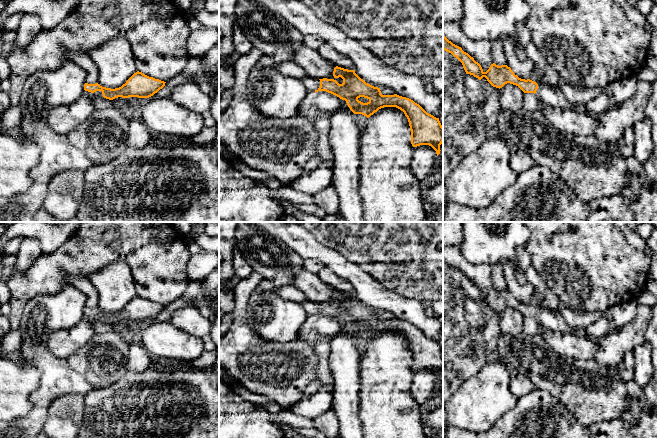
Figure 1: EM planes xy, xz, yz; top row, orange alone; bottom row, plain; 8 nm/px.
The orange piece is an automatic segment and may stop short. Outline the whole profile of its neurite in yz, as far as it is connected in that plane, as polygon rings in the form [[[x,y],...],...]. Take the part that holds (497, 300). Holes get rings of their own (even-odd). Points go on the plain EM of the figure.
[[[443,260],[443,274],[451,277],[462,287],[466,298],[473,299],[479,304],[485,301],[493,311],[500,313],[505,308],[510,307],[518,310],[524,317],[534,317],[542,329],[560,332],[572,330],[558,312],[546,308],[538,309],[530,303],[521,303],[507,289],[498,290],[493,287],[484,296],[481,289],[473,281],[464,276],[461,271],[449,265],[445,260]]]

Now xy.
[[[142,296],[134,297],[125,308],[119,312],[111,313],[95,308],[84,308],[84,314],[91,316],[95,320],[113,324],[118,321],[129,322],[149,322],[165,310],[164,305],[149,301]]]

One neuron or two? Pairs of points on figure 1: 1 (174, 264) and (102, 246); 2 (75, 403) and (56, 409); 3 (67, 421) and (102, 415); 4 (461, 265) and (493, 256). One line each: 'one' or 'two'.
1: one
2: one
3: two
4: two

